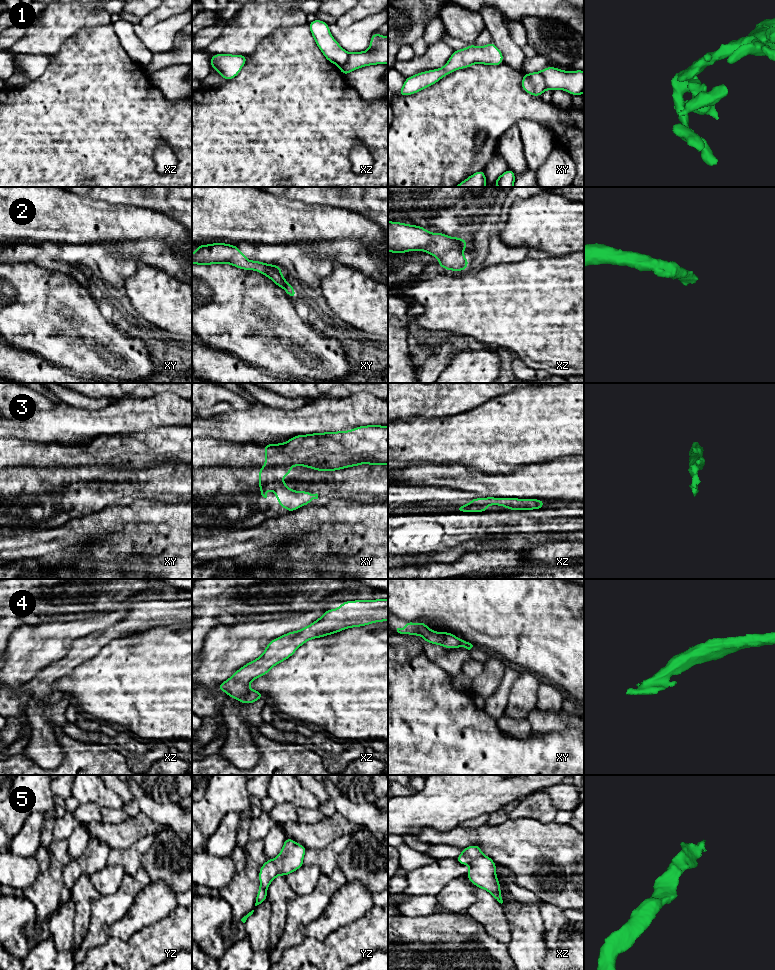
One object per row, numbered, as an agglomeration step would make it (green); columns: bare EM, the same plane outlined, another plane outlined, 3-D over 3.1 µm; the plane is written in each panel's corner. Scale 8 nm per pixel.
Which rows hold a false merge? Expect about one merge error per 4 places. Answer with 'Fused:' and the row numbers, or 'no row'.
Fused: 1, 3

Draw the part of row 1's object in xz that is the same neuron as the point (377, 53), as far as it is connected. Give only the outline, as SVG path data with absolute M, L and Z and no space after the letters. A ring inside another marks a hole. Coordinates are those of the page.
M378 31L372 35L368 50L349 53L347 61L338 67L346 76L356 69L376 64L388 64L388 36L381 36Z

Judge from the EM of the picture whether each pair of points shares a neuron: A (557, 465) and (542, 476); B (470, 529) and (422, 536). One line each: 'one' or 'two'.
A: one
B: one

